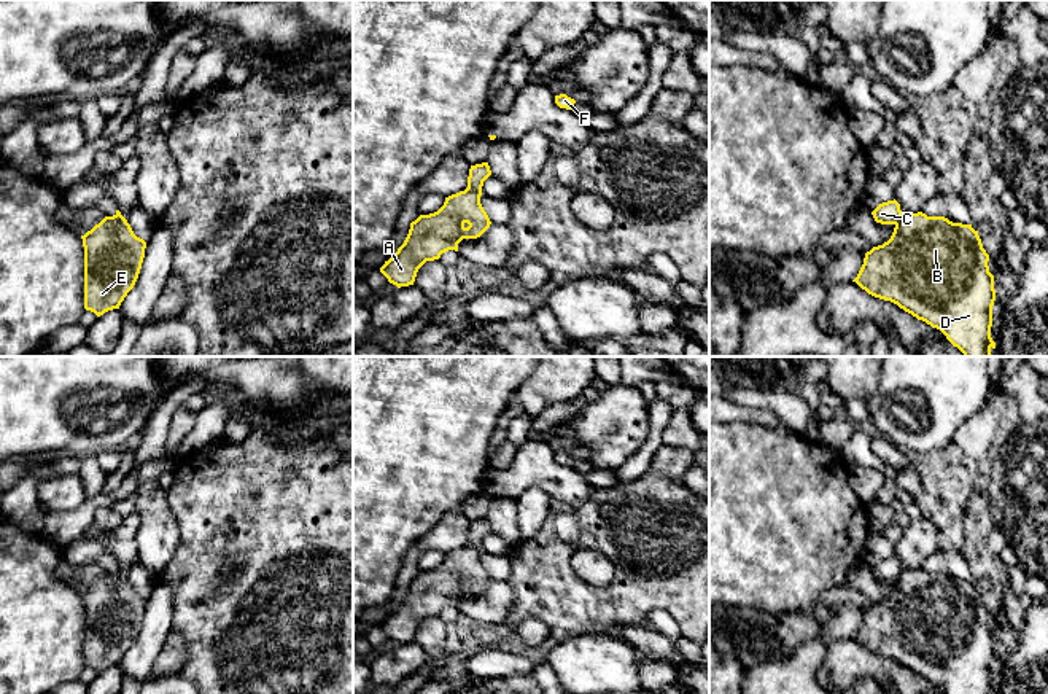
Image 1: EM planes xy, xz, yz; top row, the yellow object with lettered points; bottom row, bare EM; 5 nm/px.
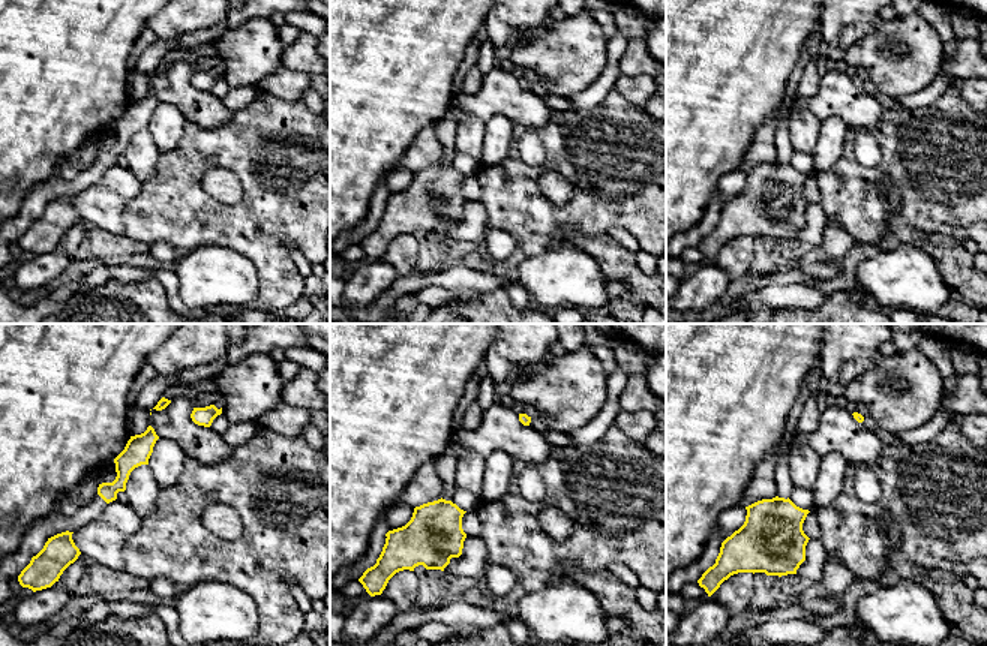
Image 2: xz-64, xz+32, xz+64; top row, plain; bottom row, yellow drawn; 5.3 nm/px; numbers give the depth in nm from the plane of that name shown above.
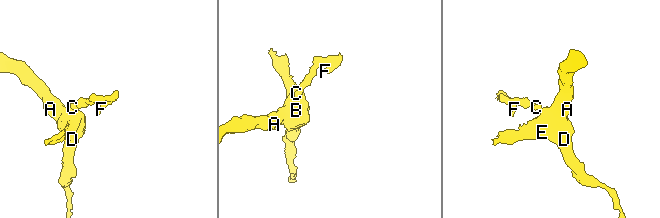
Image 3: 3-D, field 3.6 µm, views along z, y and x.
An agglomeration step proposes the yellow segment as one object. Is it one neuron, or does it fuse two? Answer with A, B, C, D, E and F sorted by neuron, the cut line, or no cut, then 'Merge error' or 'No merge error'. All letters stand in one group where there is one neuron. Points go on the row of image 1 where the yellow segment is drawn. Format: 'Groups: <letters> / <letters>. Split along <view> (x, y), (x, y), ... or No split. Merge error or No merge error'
Groups: A B D E / C F. Split along xz (468, 187), (481, 191). Merge error

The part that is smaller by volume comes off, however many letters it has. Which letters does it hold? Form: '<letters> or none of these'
C, F

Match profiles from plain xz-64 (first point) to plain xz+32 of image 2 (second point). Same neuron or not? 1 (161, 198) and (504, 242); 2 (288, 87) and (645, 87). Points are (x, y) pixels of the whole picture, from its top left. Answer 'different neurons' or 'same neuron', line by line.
1: different neurons
2: same neuron

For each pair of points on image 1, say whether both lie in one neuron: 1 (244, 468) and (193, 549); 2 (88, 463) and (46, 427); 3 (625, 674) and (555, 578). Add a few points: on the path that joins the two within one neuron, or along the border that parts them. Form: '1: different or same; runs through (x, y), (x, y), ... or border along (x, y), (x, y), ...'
1: same; runs through (244, 489), (244, 494), (213, 529)
2: different; border along (96, 456), (86, 456), (81, 460)
3: different; border along (574, 634), (611, 632), (624, 639)

